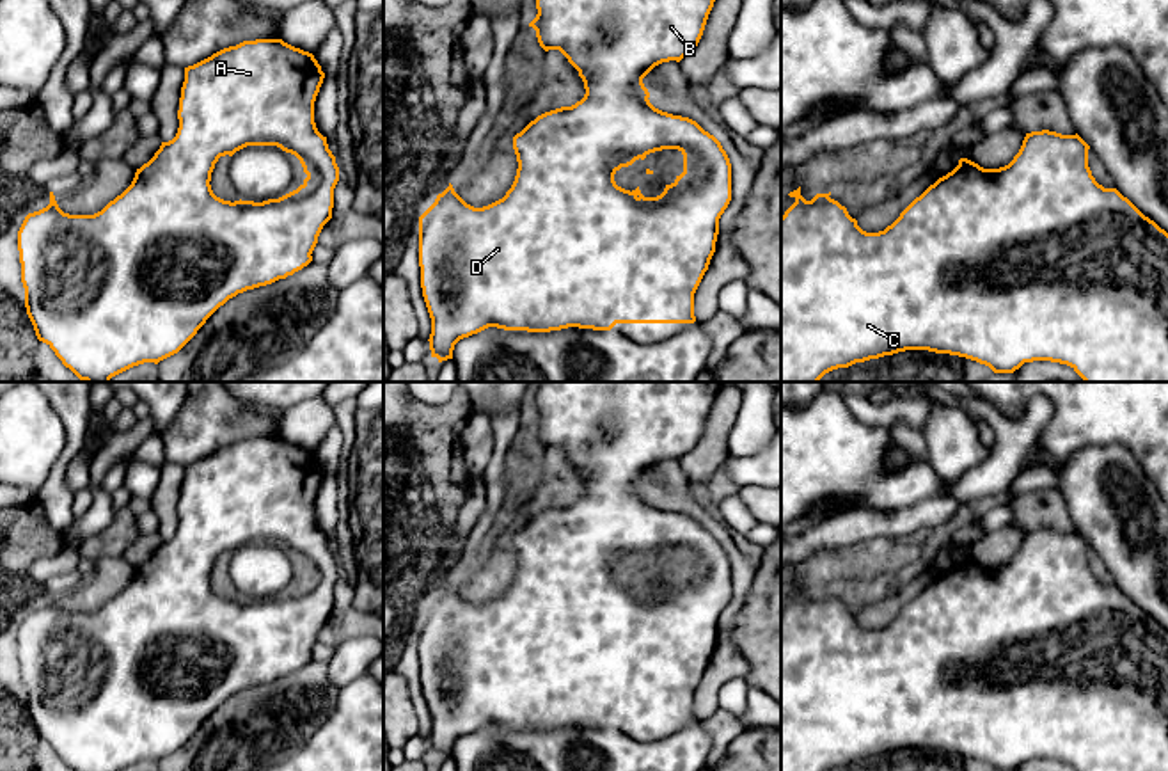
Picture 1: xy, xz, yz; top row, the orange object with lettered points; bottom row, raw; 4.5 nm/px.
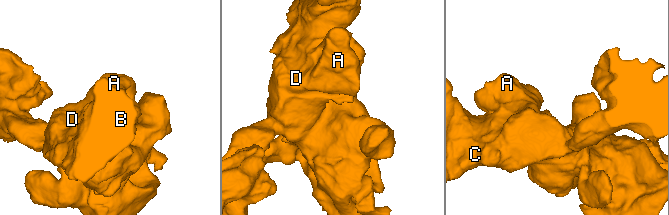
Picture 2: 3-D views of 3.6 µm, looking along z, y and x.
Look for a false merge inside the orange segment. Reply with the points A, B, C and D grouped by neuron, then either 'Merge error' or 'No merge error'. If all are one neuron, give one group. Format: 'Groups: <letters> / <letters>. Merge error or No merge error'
Groups: A B C D. No merge error

